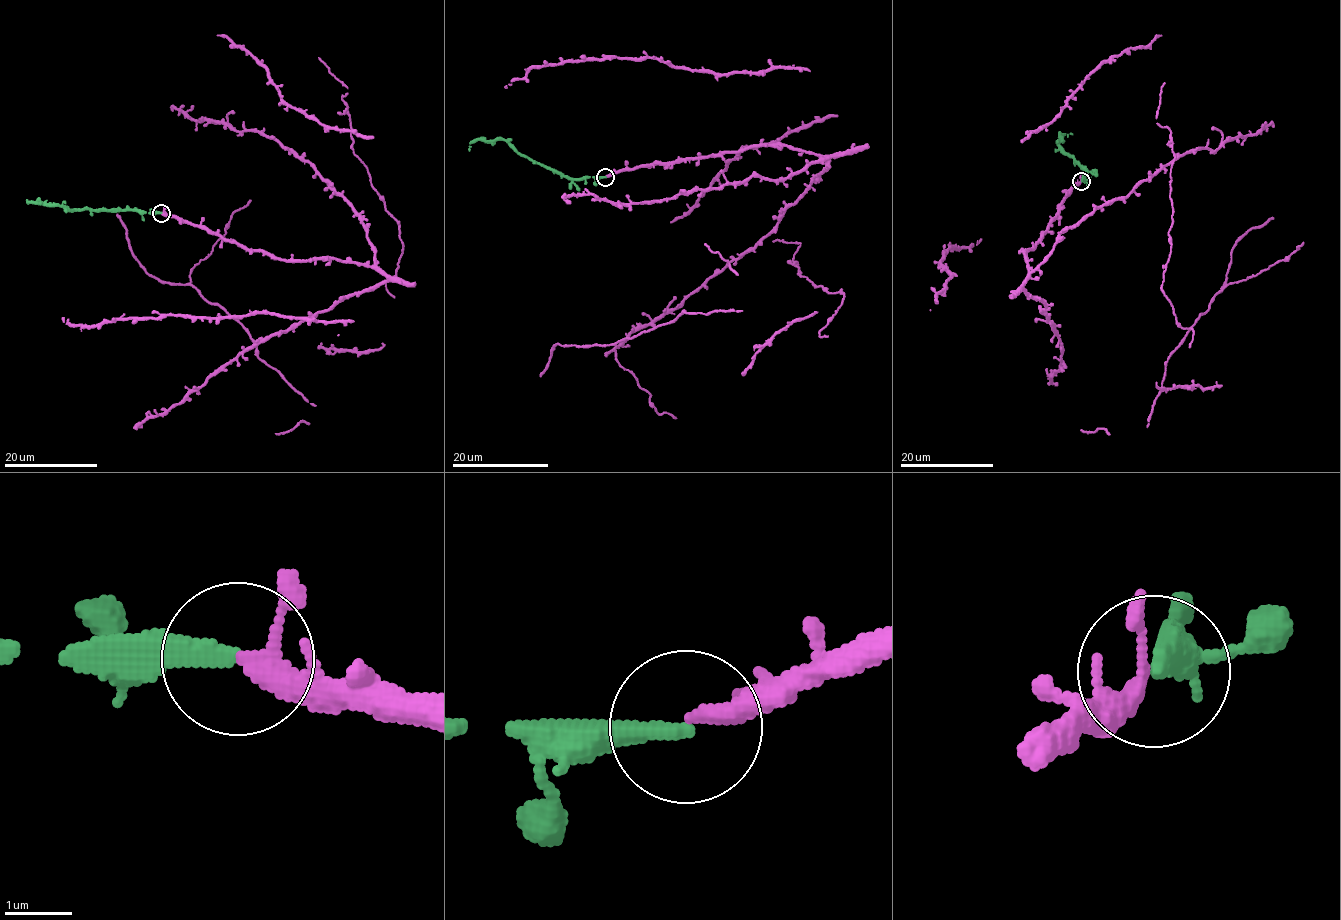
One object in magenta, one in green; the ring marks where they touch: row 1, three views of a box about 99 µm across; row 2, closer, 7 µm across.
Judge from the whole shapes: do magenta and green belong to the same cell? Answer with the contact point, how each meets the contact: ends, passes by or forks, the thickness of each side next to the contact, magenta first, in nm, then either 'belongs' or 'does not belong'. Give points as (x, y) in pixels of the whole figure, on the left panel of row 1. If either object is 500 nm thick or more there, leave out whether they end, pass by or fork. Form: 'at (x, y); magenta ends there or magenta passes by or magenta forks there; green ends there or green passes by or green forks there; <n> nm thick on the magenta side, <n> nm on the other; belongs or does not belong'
at (161, 213); magenta passes by; green ends there; 200 nm thick on the magenta side, 280 nm on the other; belongs

